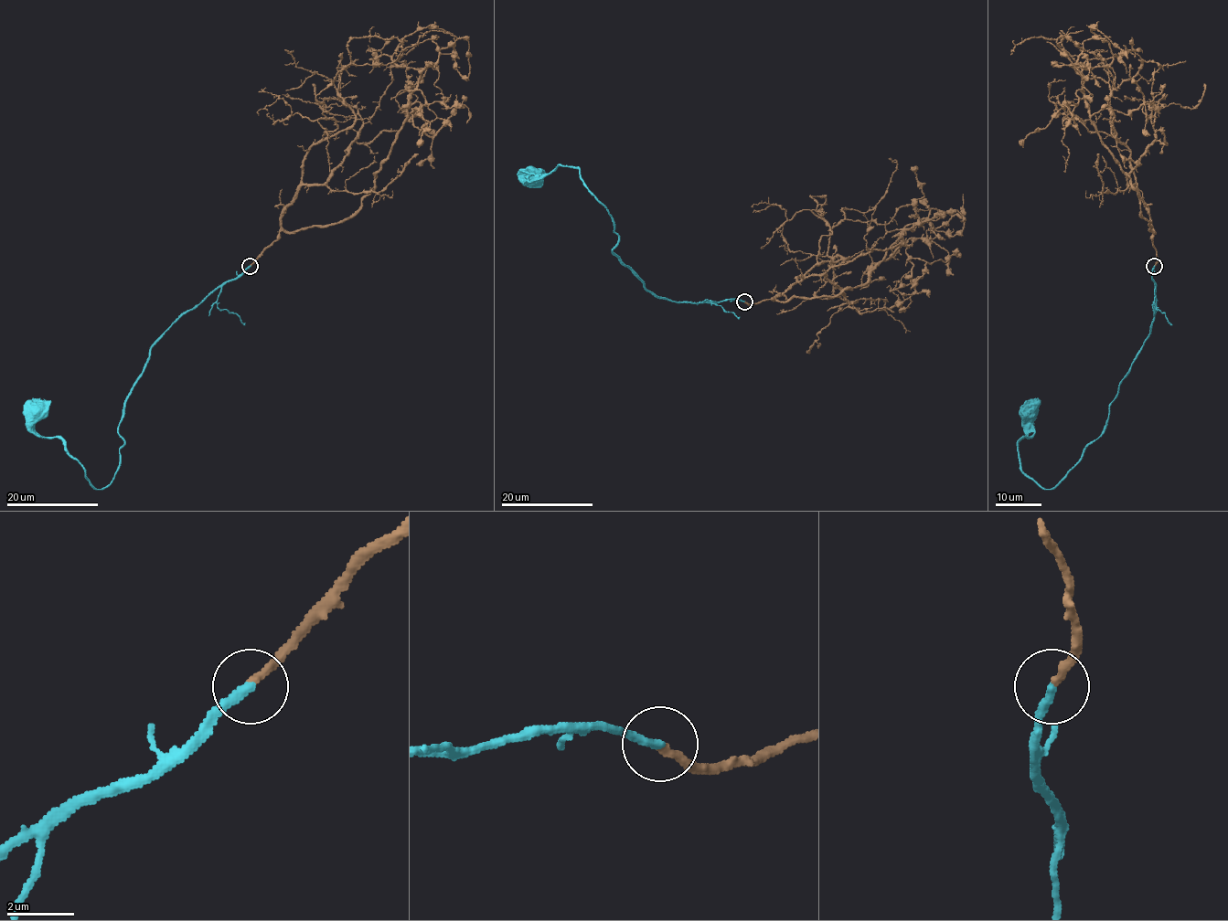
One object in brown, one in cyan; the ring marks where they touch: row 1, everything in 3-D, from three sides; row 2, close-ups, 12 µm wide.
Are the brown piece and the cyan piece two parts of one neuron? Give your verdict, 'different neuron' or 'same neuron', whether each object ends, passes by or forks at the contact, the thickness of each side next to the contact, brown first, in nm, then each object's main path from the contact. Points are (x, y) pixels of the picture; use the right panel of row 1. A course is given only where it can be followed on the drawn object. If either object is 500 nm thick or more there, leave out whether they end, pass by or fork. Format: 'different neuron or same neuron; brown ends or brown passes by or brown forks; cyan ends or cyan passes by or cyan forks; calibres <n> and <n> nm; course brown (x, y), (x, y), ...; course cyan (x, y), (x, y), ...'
same neuron; brown ends; cyan ends; calibres 260 and 280 nm; course brown (1154, 266), (1154, 230), (1131, 179), (1102, 142), (1076, 70), (1112, 61), (1092, 26), (1128, 58); course cyan (1154, 266), (1151, 332), (1110, 405), (1105, 428), (1052, 489), (1021, 471), (1019, 443), (1034, 430), (1030, 412)

